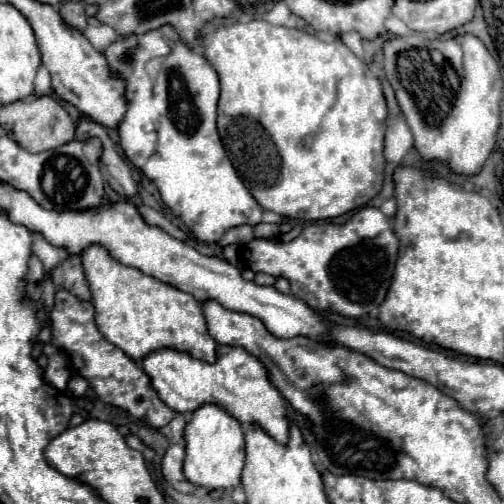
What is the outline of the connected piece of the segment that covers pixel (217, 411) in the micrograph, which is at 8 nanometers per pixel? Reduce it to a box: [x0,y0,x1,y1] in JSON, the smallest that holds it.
[184,405,246,491]

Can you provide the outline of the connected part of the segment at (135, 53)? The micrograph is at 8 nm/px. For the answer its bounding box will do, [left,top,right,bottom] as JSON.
[104,25,262,243]

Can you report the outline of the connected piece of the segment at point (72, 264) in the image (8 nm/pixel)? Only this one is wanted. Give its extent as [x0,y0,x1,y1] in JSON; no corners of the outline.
[50,255,92,301]

